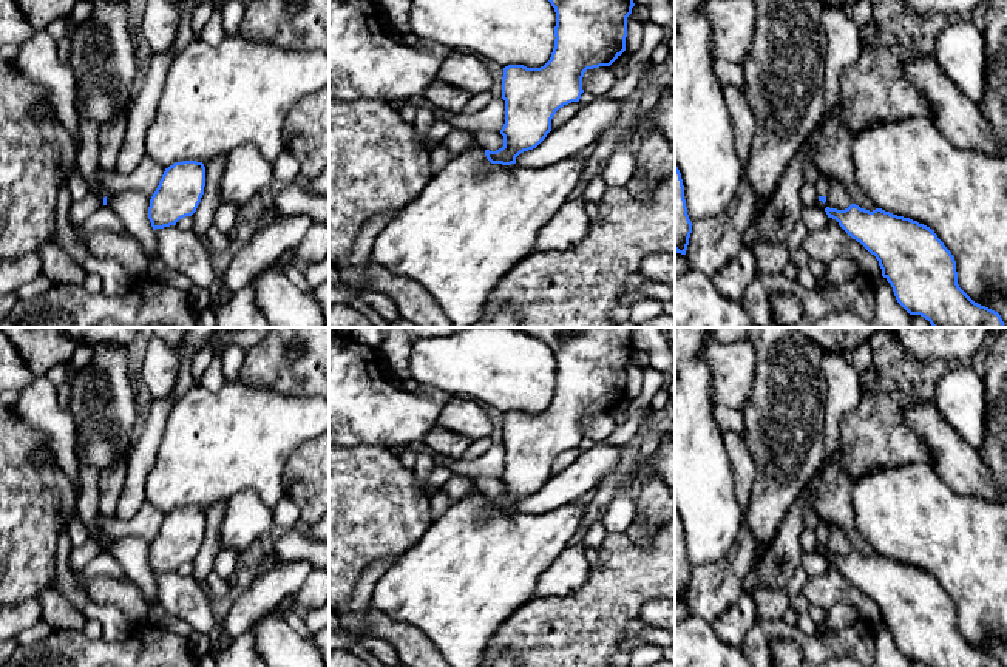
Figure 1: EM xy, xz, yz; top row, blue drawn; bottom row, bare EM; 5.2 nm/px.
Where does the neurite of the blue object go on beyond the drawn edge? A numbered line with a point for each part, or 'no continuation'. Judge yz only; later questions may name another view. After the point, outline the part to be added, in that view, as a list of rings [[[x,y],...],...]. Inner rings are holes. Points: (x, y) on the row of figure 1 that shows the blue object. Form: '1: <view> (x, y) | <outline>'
1: yz (822, 186) | [[[820,171],[819,179],[817,179],[814,187],[815,187],[817,196],[826,196],[828,195],[828,188],[829,188],[828,174]]]

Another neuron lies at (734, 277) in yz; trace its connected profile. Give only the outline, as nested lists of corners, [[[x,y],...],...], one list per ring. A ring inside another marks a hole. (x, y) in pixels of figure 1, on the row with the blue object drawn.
[[[743,247],[710,279],[723,296],[740,303],[744,290],[755,276],[757,266],[754,253],[751,247]]]

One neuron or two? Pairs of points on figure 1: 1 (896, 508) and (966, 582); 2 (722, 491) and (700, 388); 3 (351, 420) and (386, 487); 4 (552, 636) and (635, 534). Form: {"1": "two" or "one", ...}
{"1": "one", "2": "one", "3": "two", "4": "two"}

